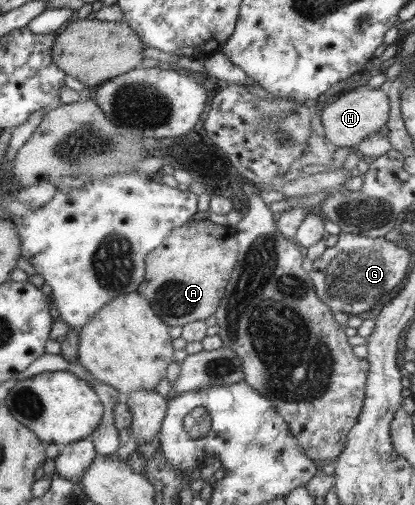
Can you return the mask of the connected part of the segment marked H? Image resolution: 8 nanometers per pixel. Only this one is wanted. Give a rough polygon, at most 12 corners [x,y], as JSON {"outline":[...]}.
{"outline":[[363,83],[325,104],[336,147],[354,148],[387,124],[386,88]]}

